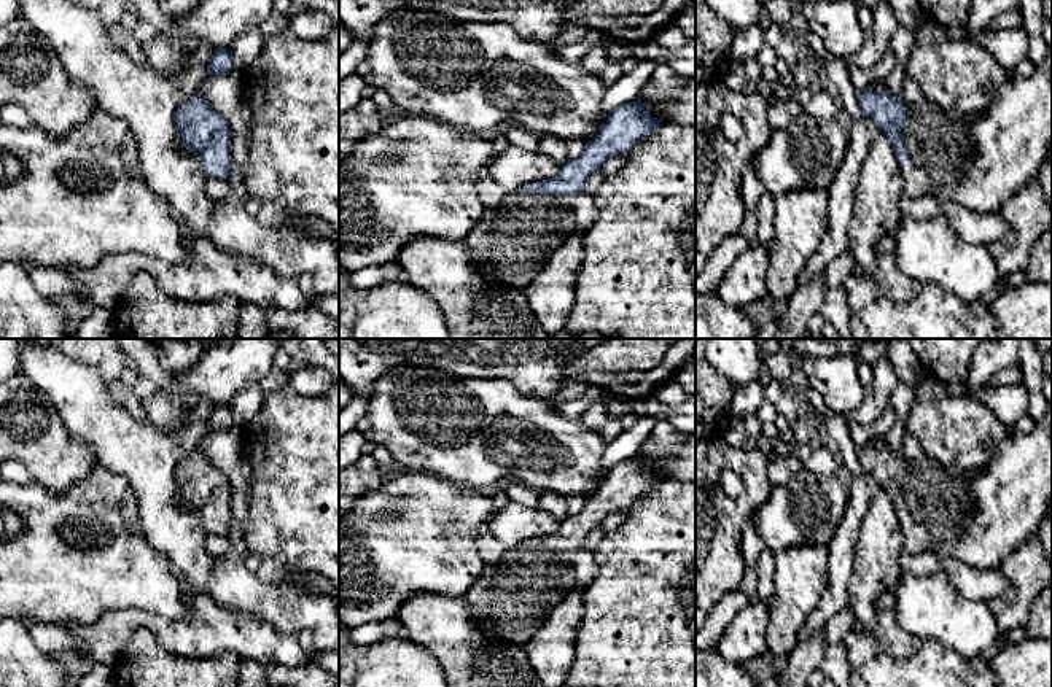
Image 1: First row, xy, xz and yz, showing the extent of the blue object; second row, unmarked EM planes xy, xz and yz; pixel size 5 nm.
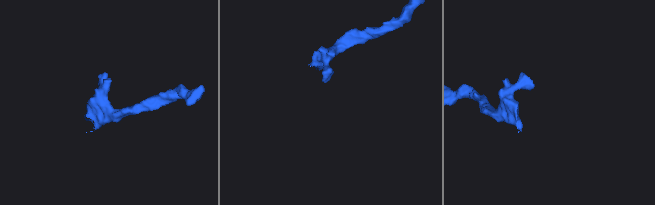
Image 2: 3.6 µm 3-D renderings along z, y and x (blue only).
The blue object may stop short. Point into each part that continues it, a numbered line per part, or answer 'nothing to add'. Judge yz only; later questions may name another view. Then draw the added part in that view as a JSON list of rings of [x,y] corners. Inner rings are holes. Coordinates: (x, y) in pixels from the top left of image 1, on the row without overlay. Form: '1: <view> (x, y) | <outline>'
1: yz (939, 500) | [[[933,458],[907,461],[902,493],[909,517],[901,523],[904,550],[921,553],[953,539],[972,517],[972,479]]]

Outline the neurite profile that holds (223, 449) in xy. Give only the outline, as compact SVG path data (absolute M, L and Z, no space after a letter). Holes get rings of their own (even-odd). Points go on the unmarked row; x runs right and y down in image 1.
M232 426L213 433L204 437L197 447L216 469L226 474L234 488L248 495L251 464L244 452L242 428Z

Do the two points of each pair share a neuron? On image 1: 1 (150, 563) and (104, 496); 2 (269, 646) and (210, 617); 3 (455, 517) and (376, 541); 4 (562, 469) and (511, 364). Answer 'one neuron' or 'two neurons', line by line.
1: one neuron
2: one neuron
3: one neuron
4: two neurons

